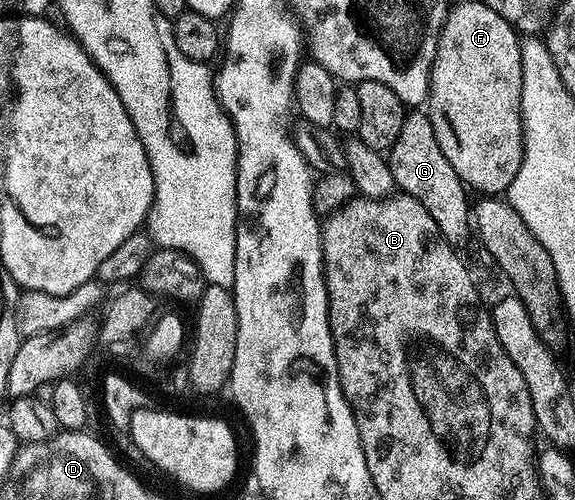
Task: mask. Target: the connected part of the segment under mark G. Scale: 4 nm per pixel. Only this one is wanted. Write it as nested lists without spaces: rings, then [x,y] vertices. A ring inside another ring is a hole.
[[[409,111],[405,114],[403,131],[399,139],[387,150],[387,160],[391,167],[393,184],[404,196],[414,197],[423,207],[427,207],[427,215],[435,219],[435,227],[455,247],[465,245],[475,233],[471,216],[471,200],[467,187],[455,175],[455,167],[447,163],[447,155],[439,148],[439,139],[435,139],[435,127],[431,127],[429,114],[425,111]]]

